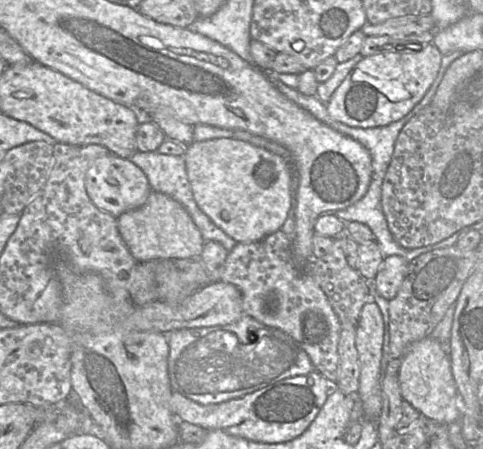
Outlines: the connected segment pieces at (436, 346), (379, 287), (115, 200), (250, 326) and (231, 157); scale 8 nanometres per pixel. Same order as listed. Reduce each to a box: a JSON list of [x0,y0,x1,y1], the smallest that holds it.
[[398,336,462,425],[374,256,408,301],[85,153,152,217],[163,315,314,405],[184,138,292,243]]

